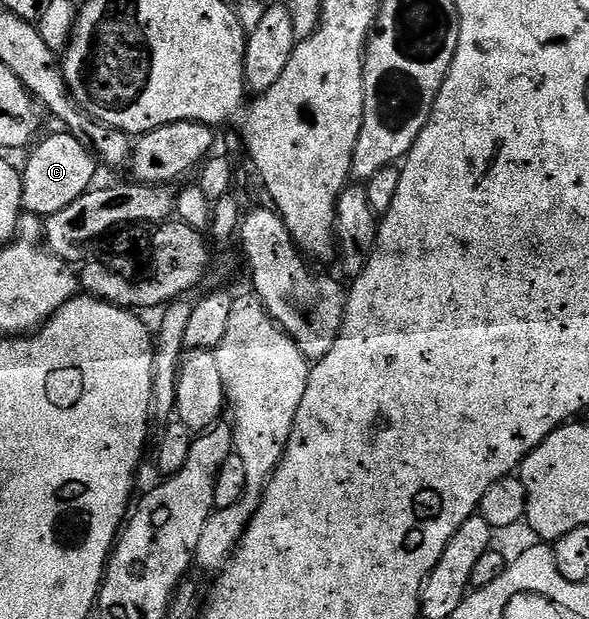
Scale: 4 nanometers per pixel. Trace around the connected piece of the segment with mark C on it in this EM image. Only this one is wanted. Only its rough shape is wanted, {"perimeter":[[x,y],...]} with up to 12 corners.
{"perimeter":[[68,132],[38,141],[21,205],[38,219],[89,193],[98,159]]}

